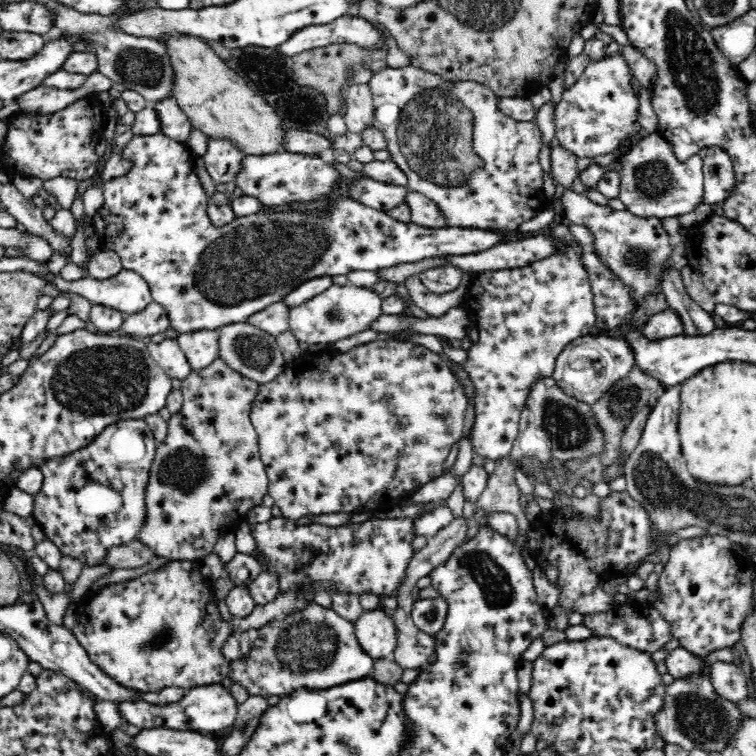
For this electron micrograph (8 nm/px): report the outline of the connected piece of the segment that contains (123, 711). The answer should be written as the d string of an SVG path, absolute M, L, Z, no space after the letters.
M227 683L202 685L187 689L182 699L175 703L156 705L145 701L119 702L118 712L126 724L140 729L166 727L172 730L219 733L228 726L233 726L239 704L229 691Z

